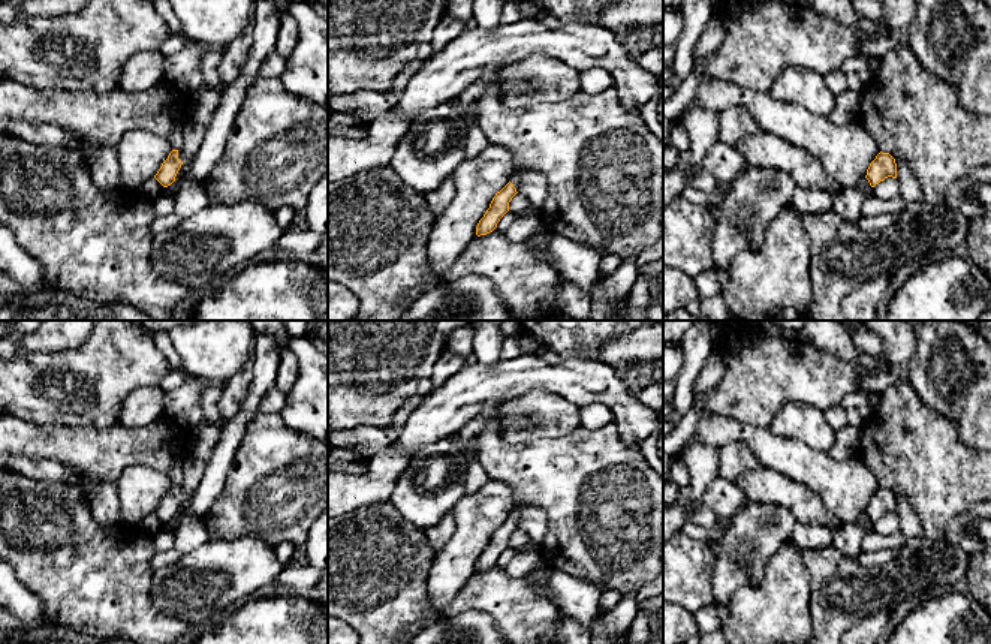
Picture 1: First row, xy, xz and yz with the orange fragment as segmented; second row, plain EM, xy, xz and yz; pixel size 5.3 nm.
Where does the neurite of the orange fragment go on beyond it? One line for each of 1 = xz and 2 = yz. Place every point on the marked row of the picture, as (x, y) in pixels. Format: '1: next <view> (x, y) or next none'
1: next xz (515, 178)
2: next none

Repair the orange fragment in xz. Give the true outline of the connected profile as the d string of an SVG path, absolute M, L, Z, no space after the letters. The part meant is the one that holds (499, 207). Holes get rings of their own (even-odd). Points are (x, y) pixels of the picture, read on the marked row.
M516 168L509 183L496 193L490 204L490 208L476 226L478 237L493 232L497 228L500 219L509 211L509 202L518 193L519 177L524 171L525 168Z

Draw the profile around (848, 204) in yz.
M855 184L840 189L832 204L832 211L847 222L858 222L861 219L861 207L868 193L858 189Z

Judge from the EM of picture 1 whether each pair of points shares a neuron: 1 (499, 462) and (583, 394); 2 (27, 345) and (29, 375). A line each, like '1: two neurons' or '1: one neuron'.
1: two neurons
2: two neurons

